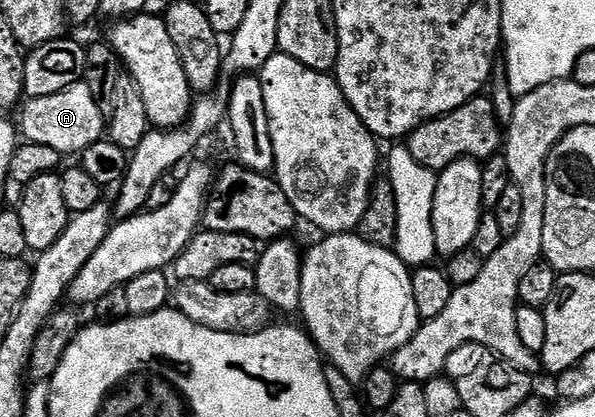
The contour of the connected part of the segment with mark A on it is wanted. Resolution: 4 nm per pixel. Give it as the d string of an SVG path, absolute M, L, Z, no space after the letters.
M81 81L62 89L62 93L28 99L19 108L19 134L29 143L50 145L50 149L58 149L61 153L79 153L94 145L105 134L106 115L105 112L104 115L100 112L96 95L86 84L87 82Z

